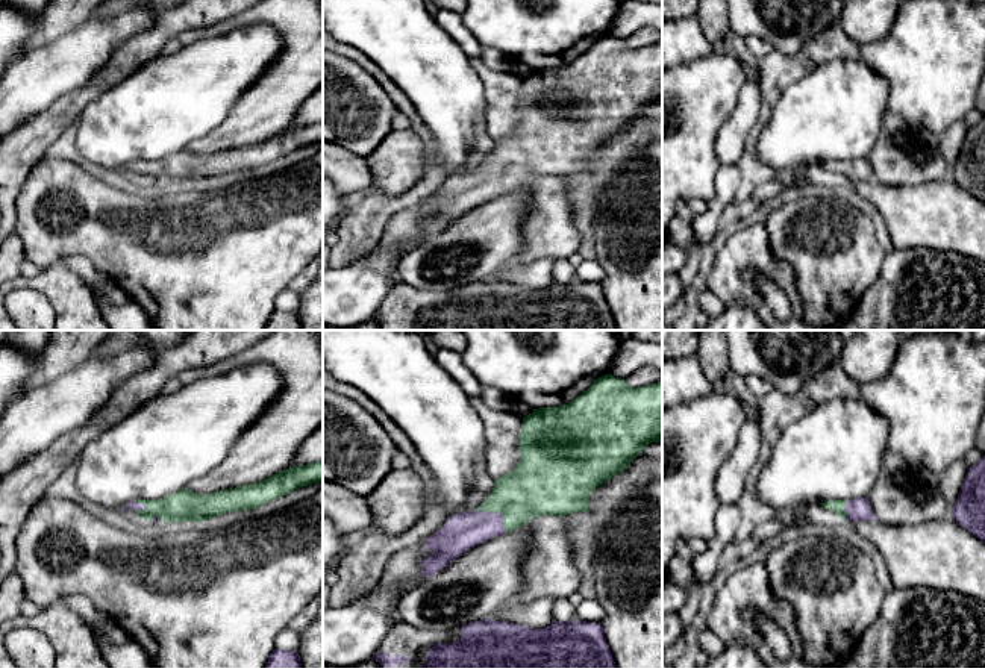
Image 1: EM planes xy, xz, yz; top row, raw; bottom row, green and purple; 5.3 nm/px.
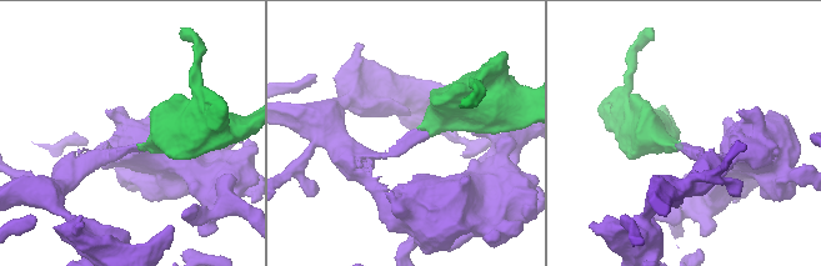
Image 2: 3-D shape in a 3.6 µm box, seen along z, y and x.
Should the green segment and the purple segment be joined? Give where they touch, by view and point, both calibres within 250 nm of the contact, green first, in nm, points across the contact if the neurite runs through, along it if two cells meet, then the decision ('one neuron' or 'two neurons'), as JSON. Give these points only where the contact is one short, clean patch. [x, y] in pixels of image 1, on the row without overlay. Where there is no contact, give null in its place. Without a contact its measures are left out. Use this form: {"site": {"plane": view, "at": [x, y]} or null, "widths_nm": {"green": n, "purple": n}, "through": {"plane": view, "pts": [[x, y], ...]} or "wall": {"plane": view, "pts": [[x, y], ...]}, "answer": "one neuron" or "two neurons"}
{"site": {"plane": "xz", "at": [497, 171]}, "widths_nm": {"green": 300, "purple": 200}, "through": {"plane": "xz", "pts": [[537, 147], [497, 171], [485, 184], [464, 191]]}, "answer": "one neuron"}

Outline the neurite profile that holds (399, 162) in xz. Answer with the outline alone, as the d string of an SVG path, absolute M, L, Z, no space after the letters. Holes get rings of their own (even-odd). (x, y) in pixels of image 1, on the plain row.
M409 127L392 130L365 158L373 174L373 186L386 197L399 197L424 179L433 159L426 155L423 139Z

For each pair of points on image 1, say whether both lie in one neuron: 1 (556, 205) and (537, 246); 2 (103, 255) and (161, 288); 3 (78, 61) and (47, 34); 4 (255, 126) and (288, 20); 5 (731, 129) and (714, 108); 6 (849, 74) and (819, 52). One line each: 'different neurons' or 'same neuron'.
1: same neuron
2: same neuron
3: different neurons
4: same neuron
5: different neurons
6: different neurons

